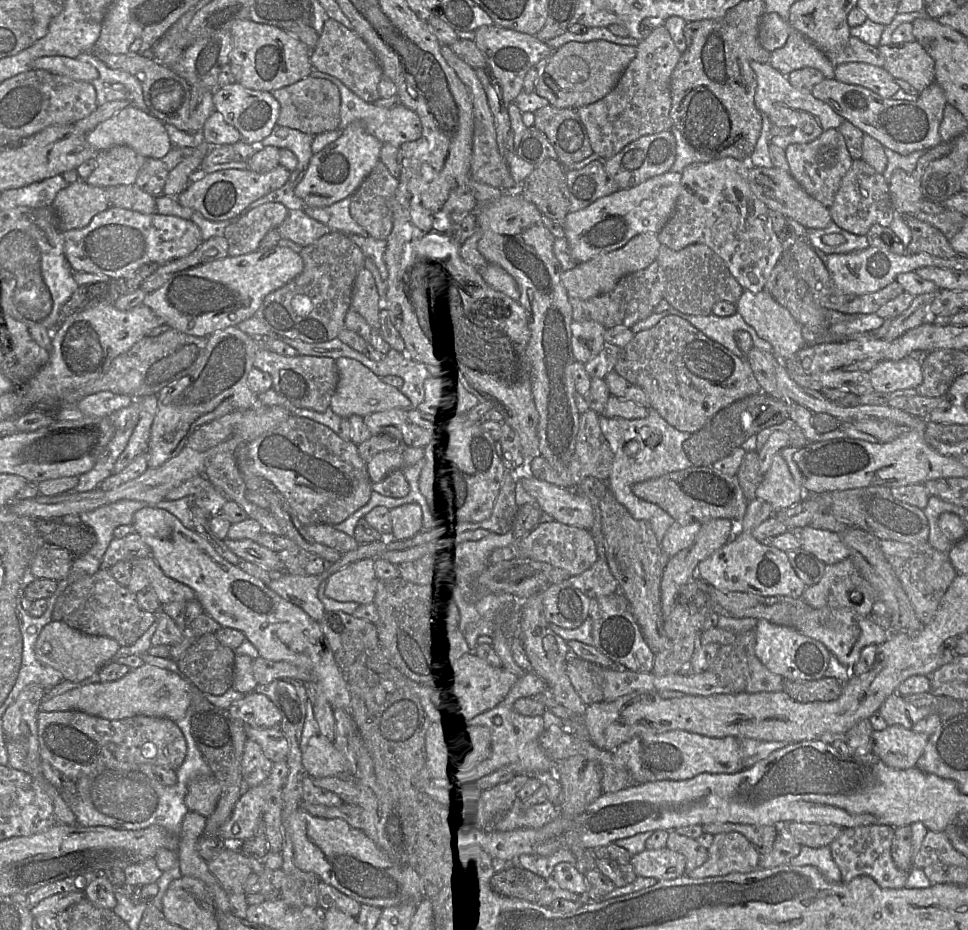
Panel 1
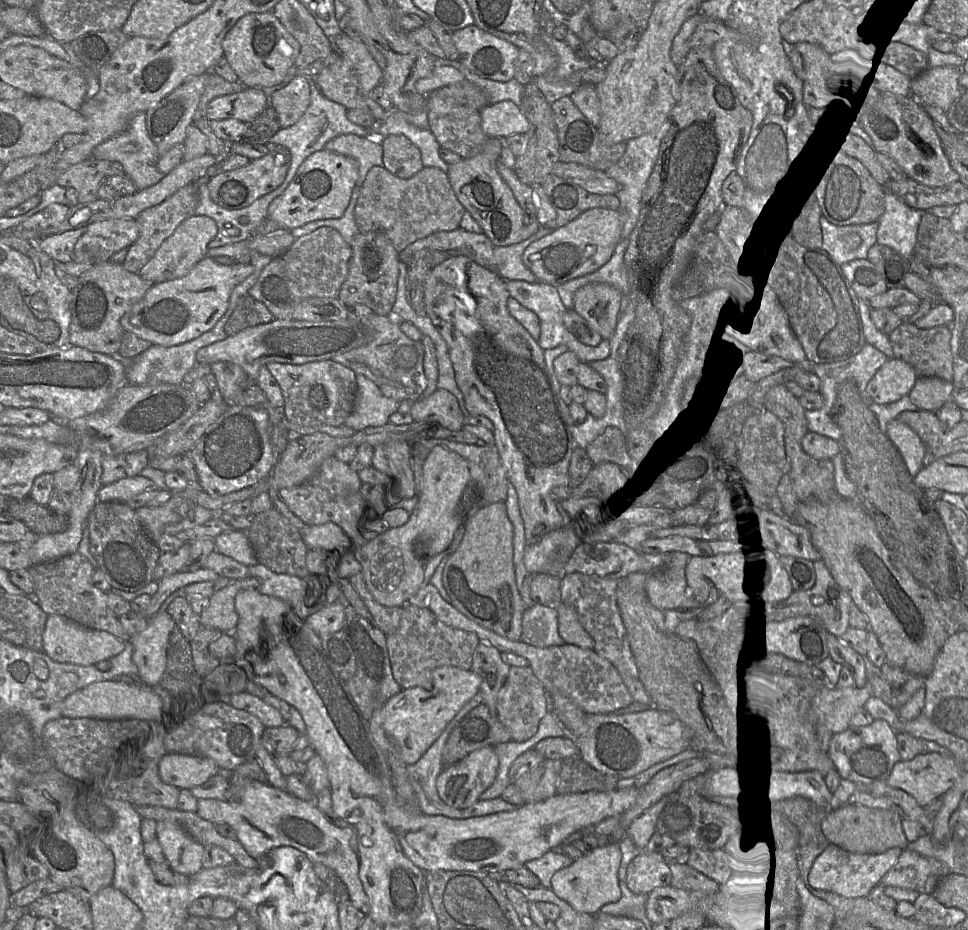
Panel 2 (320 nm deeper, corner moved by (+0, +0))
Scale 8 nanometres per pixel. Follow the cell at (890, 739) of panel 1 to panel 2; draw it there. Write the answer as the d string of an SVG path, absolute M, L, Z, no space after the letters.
M874 719L869 725L849 727L843 732L833 734L827 754L841 779L850 780L855 784L885 781L894 764L901 759L896 734L885 720Z

